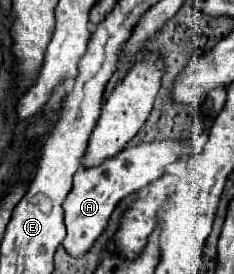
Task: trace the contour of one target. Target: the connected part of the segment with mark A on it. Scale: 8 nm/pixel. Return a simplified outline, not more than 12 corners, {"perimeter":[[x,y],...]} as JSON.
{"perimeter":[[200,137],[126,147],[78,169],[64,249],[86,255],[116,205],[158,179]]}

